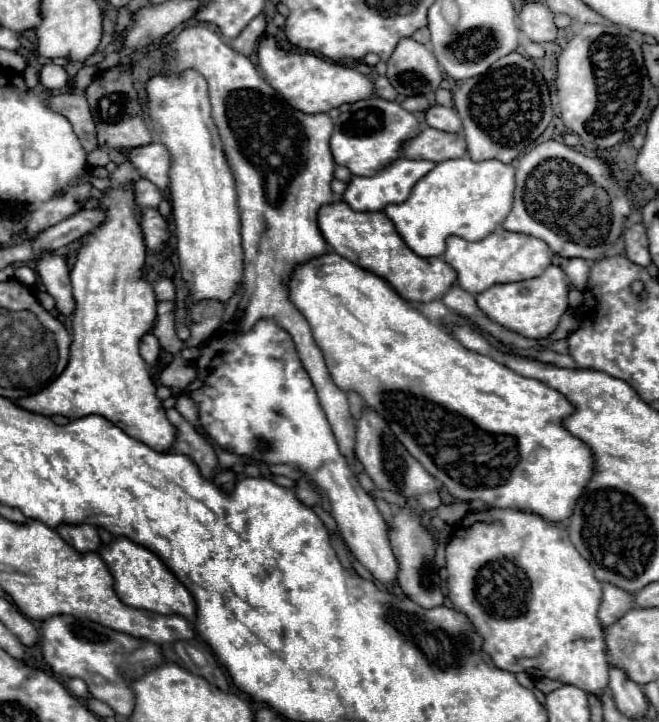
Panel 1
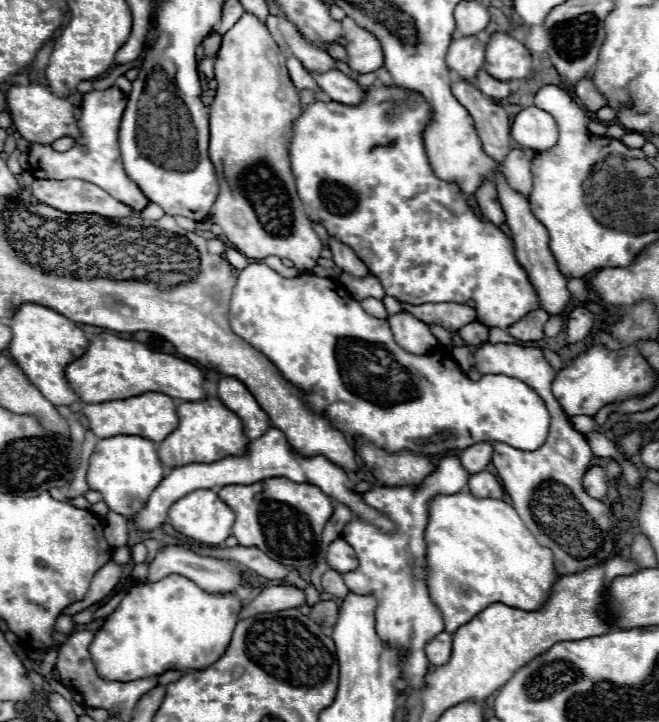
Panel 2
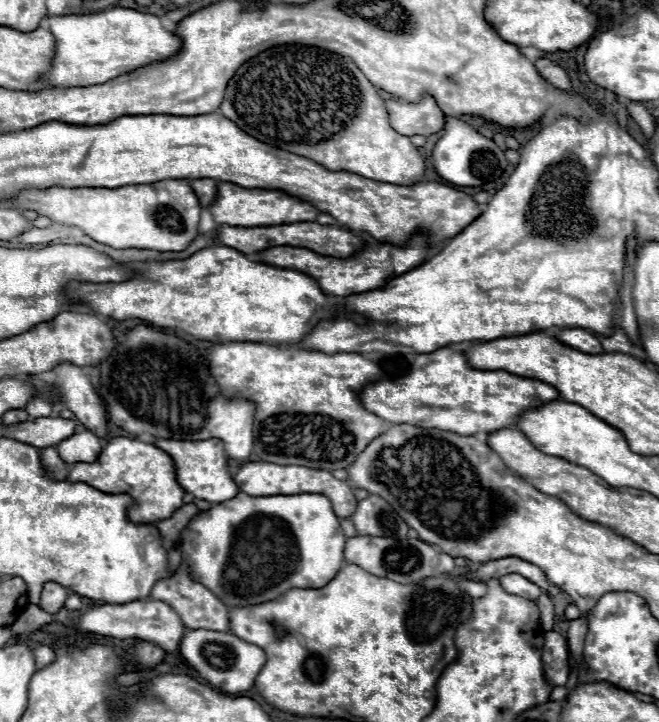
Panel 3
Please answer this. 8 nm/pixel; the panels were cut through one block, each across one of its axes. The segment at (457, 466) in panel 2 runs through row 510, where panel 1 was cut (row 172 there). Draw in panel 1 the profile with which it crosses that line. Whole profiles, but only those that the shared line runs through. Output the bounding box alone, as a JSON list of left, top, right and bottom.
[342,158,436,212]

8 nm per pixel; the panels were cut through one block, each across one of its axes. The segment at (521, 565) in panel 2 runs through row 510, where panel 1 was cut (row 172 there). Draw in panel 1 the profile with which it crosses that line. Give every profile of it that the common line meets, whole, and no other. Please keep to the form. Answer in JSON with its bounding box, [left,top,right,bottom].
[384,158,516,258]

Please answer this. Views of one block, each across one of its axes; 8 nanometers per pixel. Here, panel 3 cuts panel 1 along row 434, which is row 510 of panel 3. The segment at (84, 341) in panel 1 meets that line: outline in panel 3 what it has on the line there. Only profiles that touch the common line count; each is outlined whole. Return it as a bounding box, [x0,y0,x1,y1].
[68,438,184,522]

